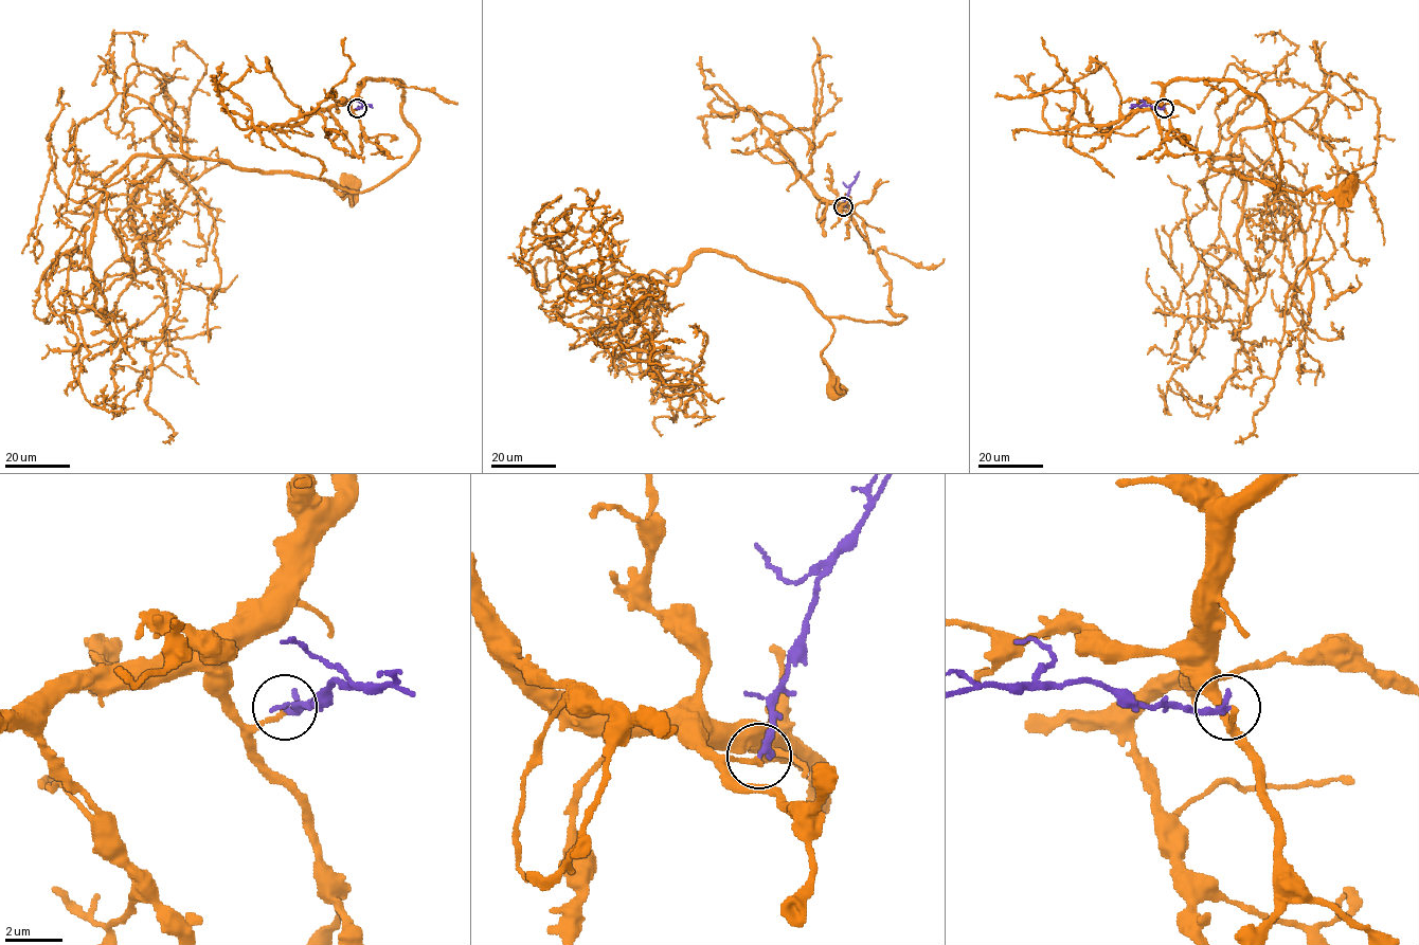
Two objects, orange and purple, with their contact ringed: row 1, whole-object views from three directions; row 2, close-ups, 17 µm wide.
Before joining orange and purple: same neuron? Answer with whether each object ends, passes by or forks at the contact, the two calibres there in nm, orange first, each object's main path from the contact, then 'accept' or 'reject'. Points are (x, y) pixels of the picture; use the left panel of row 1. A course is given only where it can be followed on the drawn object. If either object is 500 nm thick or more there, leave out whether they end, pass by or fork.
orange ends there; purple ends there; 180 nm thick on the orange side, 240 nm on the other; orange runs (357, 108), (351, 100), (365, 79), (398, 79), (417, 149), (377, 185), (335, 188), (348, 185); purple runs (357, 108), (362, 105), (373, 107); reject

